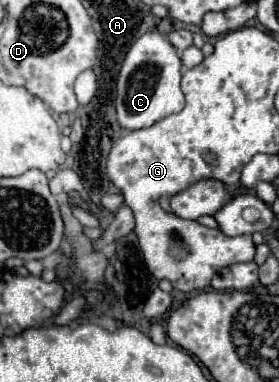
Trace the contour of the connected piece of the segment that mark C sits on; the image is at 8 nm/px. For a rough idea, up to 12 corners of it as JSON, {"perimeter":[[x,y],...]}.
{"perimeter":[[161,33],[141,35],[117,77],[127,131],[179,113],[181,59]]}

